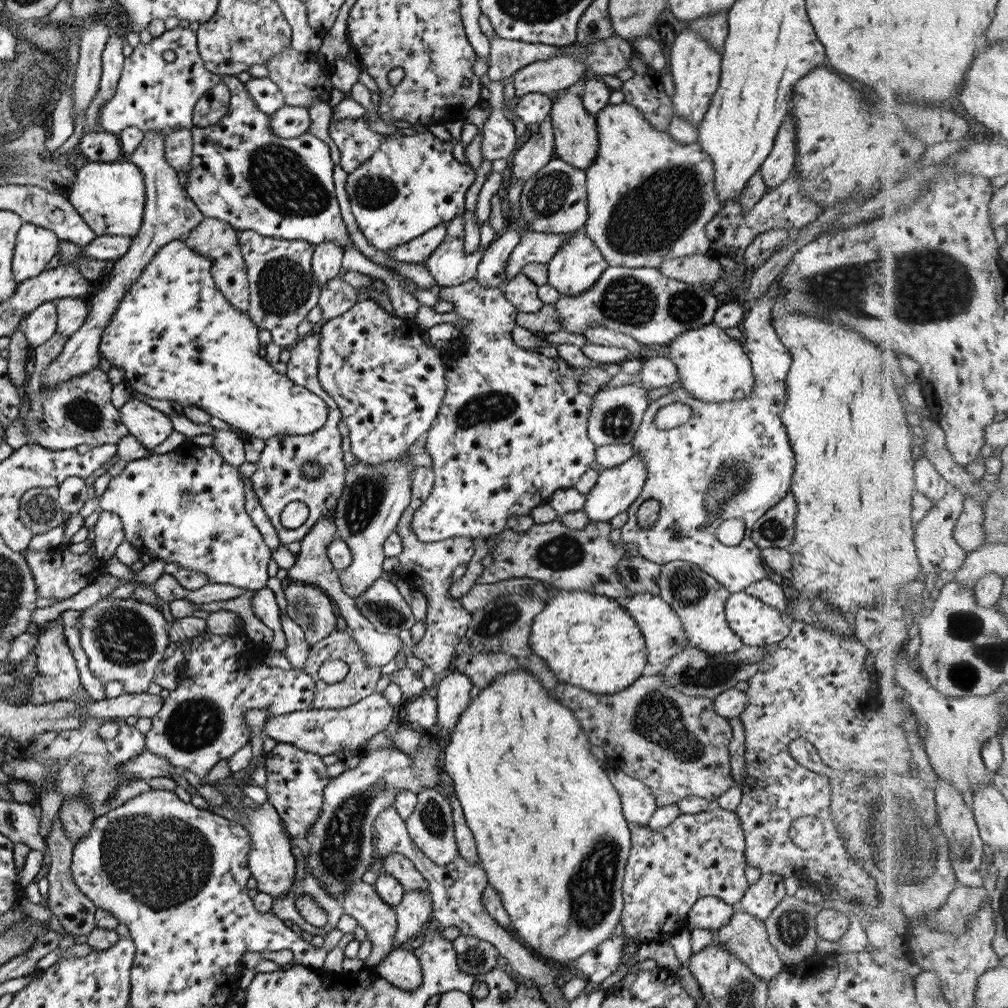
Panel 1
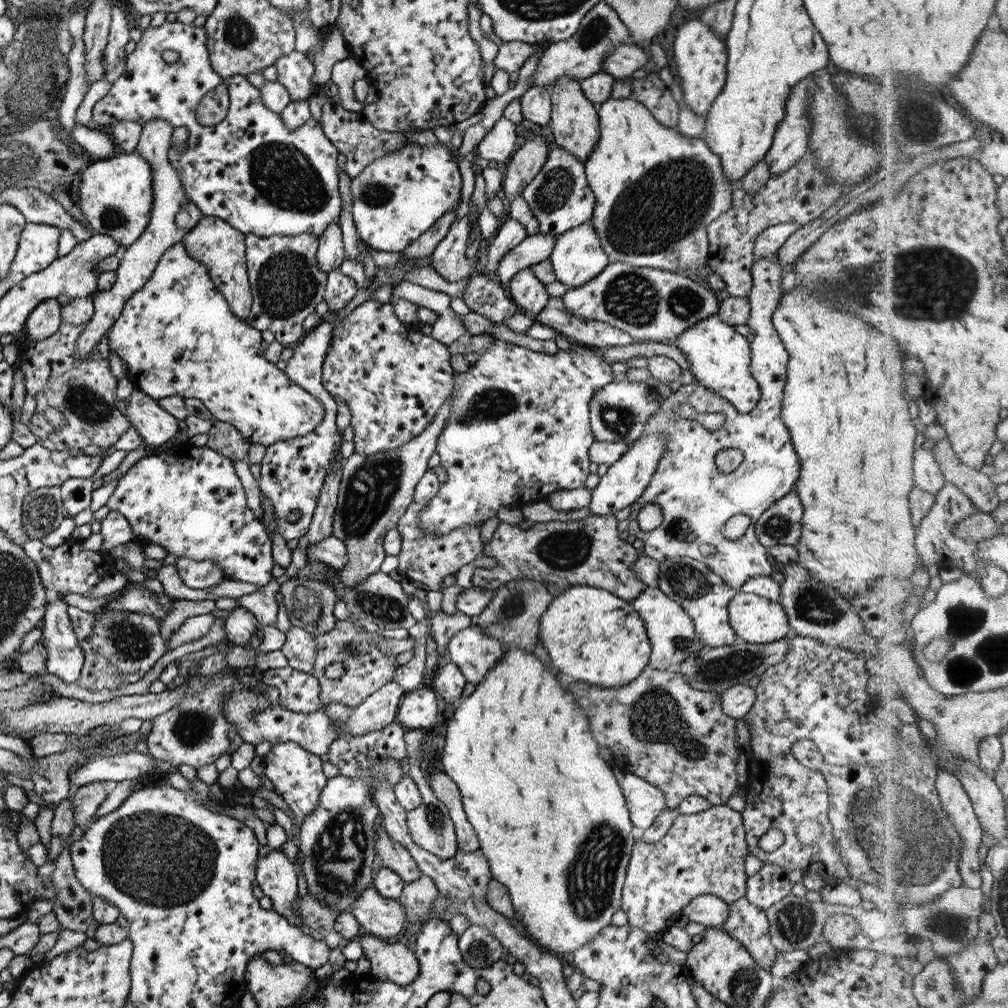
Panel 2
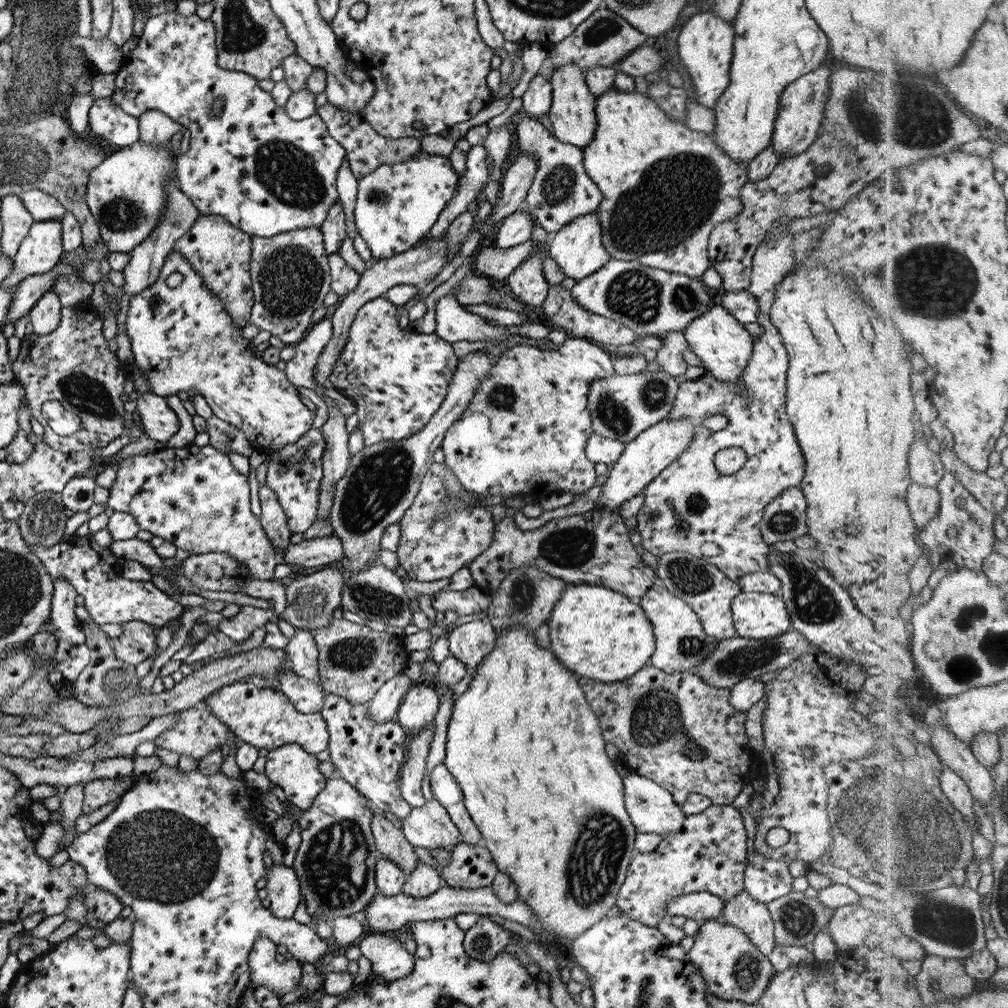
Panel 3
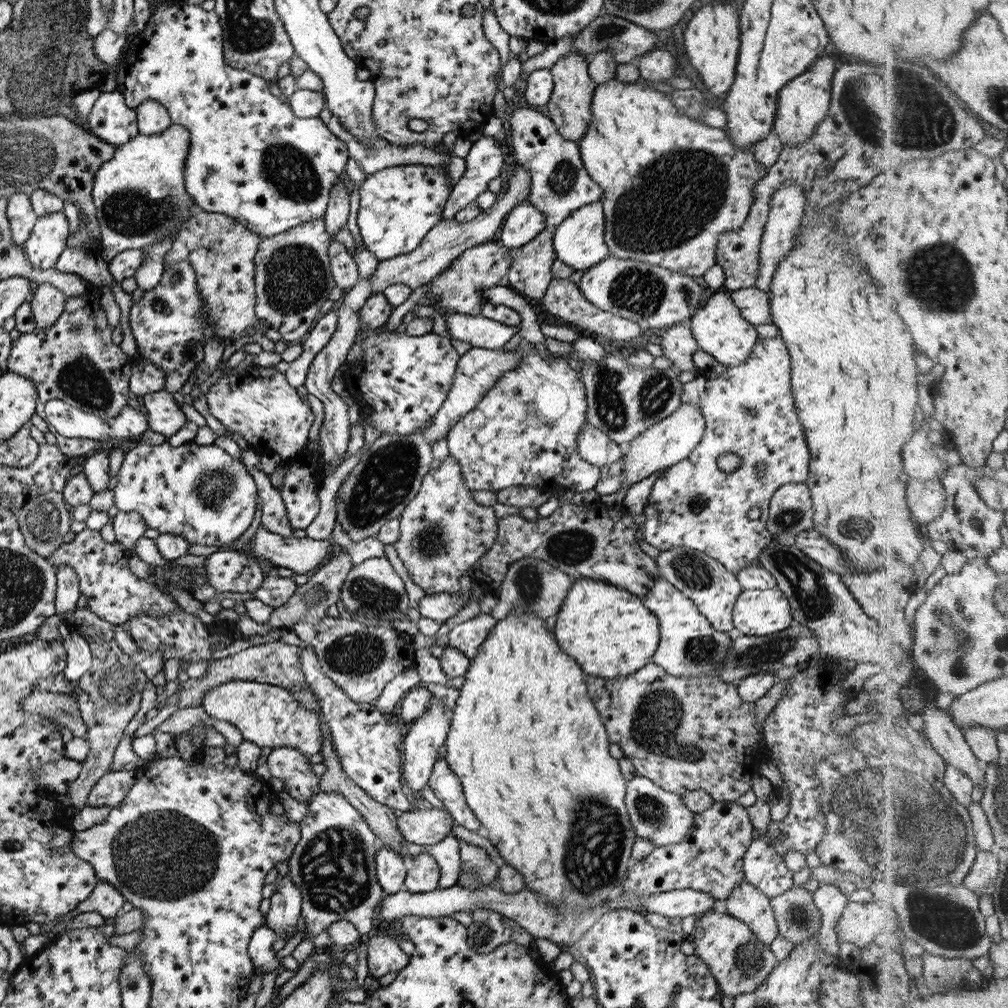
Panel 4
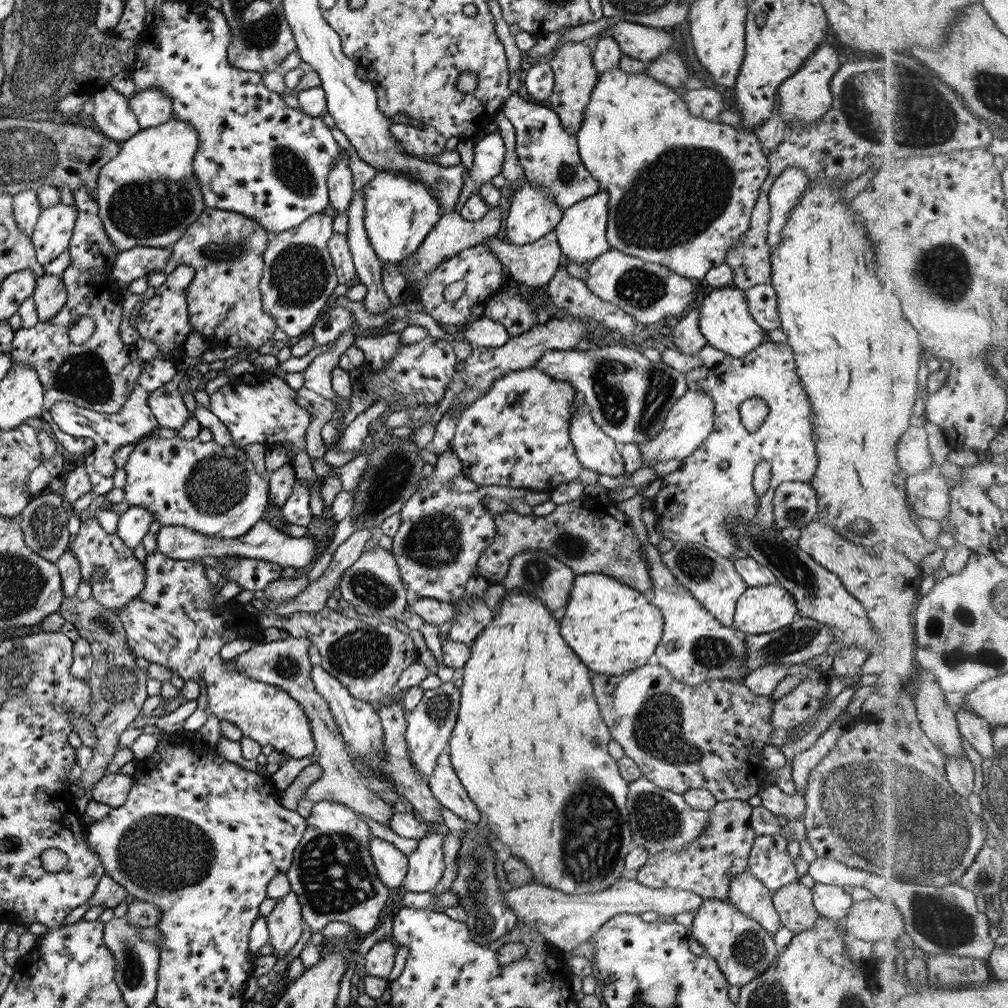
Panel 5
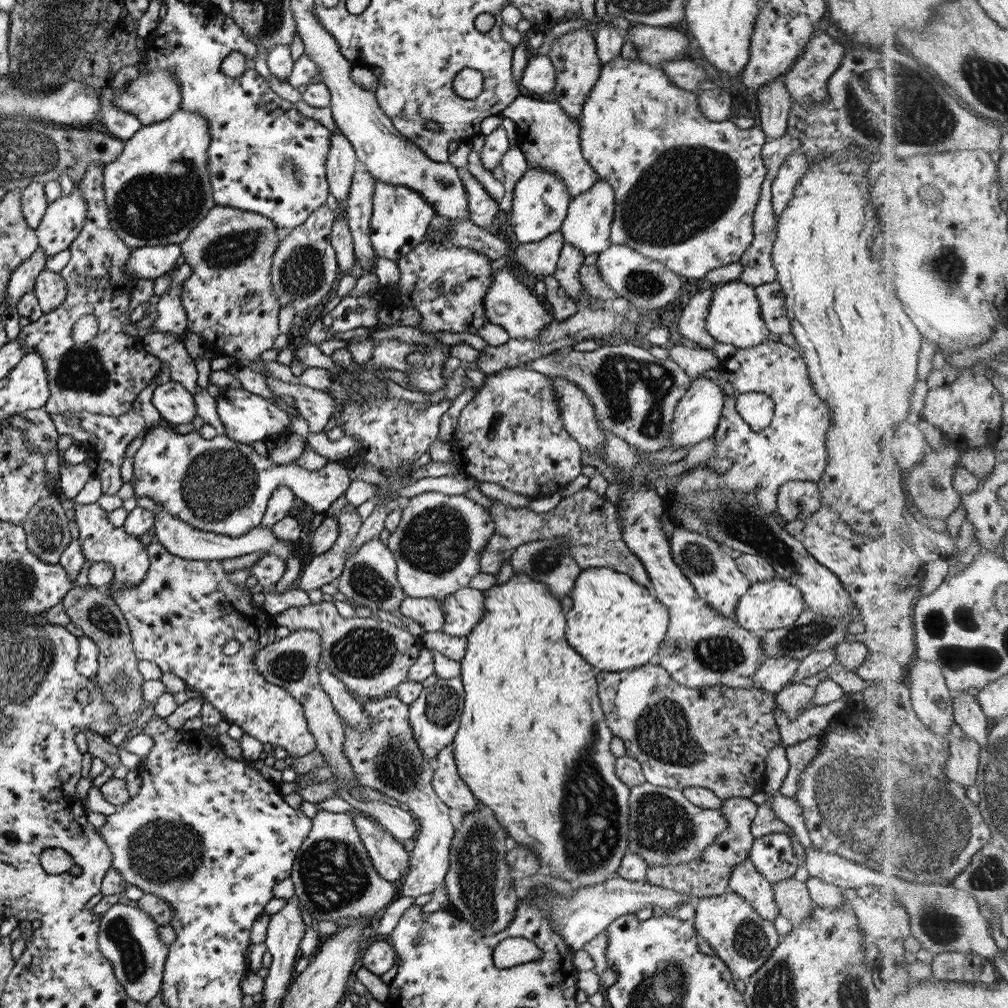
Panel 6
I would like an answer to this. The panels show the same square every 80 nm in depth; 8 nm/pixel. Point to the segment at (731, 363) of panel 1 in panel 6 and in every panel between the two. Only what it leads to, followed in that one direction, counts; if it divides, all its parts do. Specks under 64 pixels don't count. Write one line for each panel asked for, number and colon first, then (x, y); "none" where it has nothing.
2: (719, 357)
3: (718, 339)
4: (718, 328)
5: (724, 322)
6: (733, 316)

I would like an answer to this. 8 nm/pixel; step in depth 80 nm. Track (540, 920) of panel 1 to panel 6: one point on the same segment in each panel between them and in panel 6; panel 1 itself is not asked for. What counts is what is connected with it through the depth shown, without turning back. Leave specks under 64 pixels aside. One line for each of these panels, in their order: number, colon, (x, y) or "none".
2: (550, 818)
3: (527, 752)
4: (530, 751)
5: (529, 746)
6: (532, 741)

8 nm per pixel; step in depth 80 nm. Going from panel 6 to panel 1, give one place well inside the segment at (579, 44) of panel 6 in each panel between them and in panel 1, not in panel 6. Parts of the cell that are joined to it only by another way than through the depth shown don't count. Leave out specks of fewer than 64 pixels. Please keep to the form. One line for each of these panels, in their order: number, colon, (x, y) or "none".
1: (575, 137)
2: (573, 120)
3: (571, 114)
4: (568, 106)
5: (574, 75)

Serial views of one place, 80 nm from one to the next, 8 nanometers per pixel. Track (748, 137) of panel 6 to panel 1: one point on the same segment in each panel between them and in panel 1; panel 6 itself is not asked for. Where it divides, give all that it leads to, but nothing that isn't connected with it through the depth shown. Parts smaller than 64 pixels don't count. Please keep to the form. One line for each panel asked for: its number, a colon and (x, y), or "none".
1: (649, 199)
2: (656, 190)
3: (663, 187)
4: (671, 185)
5: (680, 188)

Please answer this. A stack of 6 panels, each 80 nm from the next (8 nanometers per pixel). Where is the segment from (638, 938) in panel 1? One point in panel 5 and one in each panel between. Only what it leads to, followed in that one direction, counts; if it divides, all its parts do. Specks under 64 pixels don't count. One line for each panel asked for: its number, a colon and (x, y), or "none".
2: (703, 853)
3: (707, 854)
4: (709, 859)
5: (705, 866)

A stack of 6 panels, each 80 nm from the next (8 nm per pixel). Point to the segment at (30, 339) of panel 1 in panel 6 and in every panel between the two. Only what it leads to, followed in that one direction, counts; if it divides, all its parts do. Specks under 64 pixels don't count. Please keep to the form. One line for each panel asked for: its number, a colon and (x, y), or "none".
2: (45, 318)
3: (44, 315)
4: (46, 304)
5: (49, 295)
6: (49, 290)

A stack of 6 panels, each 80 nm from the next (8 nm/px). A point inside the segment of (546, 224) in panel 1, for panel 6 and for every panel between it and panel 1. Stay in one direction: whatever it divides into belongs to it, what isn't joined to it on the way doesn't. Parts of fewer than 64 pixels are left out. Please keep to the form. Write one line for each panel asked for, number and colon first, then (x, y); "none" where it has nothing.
2: (559, 199)
3: (560, 191)
4: (559, 184)
5: (547, 153)
6: (548, 138)

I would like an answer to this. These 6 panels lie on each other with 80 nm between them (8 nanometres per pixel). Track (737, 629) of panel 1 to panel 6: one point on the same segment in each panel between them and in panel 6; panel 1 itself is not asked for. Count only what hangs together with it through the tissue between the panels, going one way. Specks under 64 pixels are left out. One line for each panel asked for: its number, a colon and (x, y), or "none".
2: (756, 620)
3: (755, 615)
4: (755, 612)
5: (762, 609)
6: (772, 604)

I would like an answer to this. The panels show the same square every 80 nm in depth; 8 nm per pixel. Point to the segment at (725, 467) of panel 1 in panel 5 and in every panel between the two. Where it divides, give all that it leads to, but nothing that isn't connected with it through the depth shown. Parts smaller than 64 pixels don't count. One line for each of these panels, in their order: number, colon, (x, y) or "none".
2: (695, 499)
3: (697, 511)
4: (749, 410)
5: (698, 502)

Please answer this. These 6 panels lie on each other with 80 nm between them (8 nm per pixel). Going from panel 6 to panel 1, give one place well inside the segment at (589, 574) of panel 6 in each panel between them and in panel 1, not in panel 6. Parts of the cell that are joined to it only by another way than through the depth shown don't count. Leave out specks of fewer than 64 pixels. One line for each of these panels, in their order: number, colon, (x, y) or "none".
1: (589, 640)
2: (596, 637)
3: (596, 632)
4: (606, 630)
5: (612, 628)

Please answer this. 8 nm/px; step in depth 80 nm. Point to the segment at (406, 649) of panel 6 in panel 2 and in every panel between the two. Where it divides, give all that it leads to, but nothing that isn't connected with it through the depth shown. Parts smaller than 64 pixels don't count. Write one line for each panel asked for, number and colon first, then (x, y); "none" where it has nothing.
2: (366, 669)
3: (353, 661)
4: (360, 660)
5: (367, 660)

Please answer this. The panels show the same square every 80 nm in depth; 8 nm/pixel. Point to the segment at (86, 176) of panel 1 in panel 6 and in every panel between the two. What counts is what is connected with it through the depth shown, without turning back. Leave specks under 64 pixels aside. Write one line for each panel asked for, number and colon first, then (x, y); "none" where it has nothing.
2: (115, 194)
3: (124, 193)
4: (138, 195)
5: (146, 195)
6: (157, 189)

